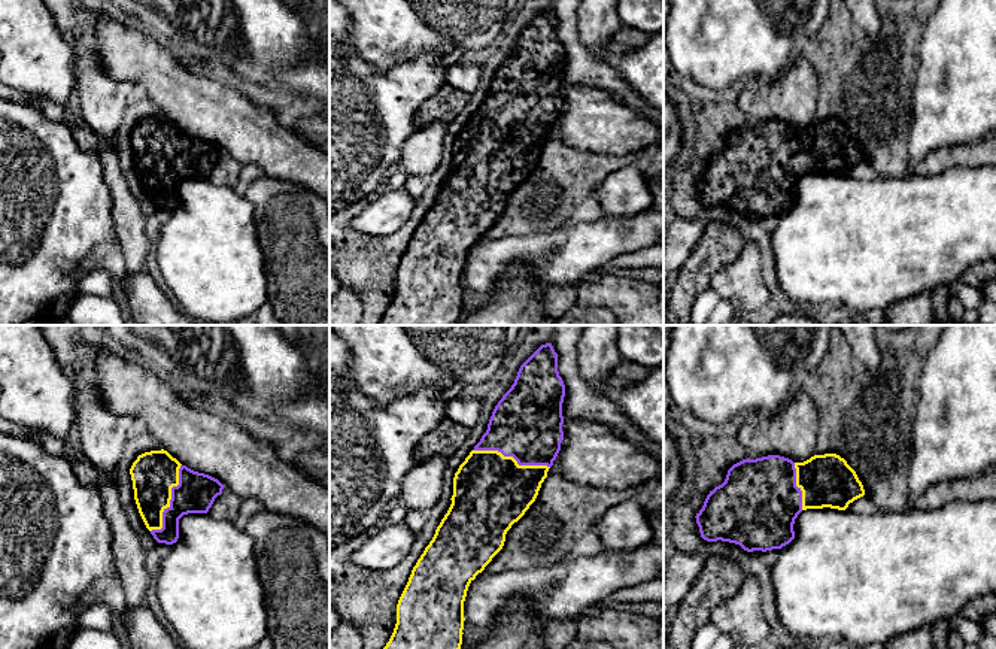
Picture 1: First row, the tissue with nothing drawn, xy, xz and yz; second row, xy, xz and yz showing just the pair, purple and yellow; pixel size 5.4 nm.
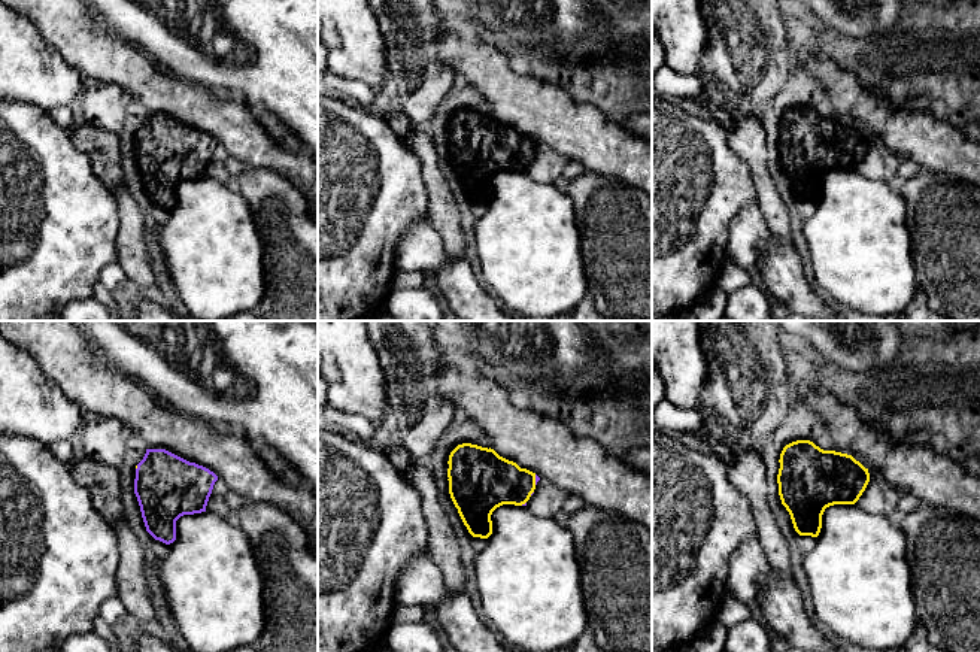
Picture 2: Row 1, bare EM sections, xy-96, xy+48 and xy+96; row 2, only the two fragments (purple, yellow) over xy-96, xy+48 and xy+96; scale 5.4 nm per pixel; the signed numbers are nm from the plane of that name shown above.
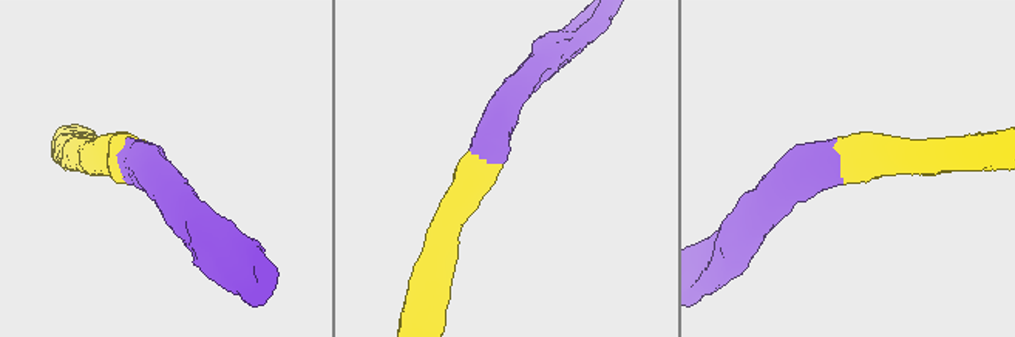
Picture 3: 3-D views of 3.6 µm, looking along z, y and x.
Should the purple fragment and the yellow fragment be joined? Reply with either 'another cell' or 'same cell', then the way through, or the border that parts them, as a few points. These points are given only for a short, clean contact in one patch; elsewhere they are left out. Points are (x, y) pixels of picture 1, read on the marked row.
same cell

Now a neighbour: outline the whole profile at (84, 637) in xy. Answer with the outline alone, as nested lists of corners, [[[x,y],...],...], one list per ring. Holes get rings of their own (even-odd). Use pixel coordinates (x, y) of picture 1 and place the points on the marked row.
[[[79,627],[67,649],[122,649],[113,633]]]

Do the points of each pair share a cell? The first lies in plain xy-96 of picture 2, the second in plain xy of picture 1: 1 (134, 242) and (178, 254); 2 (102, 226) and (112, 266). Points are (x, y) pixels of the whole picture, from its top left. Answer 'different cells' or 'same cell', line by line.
1: different cells
2: different cells

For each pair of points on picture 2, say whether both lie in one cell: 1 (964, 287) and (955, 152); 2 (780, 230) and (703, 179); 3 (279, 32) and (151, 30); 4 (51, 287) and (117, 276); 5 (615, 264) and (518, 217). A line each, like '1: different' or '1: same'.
1: different
2: different
3: same
4: different
5: different

